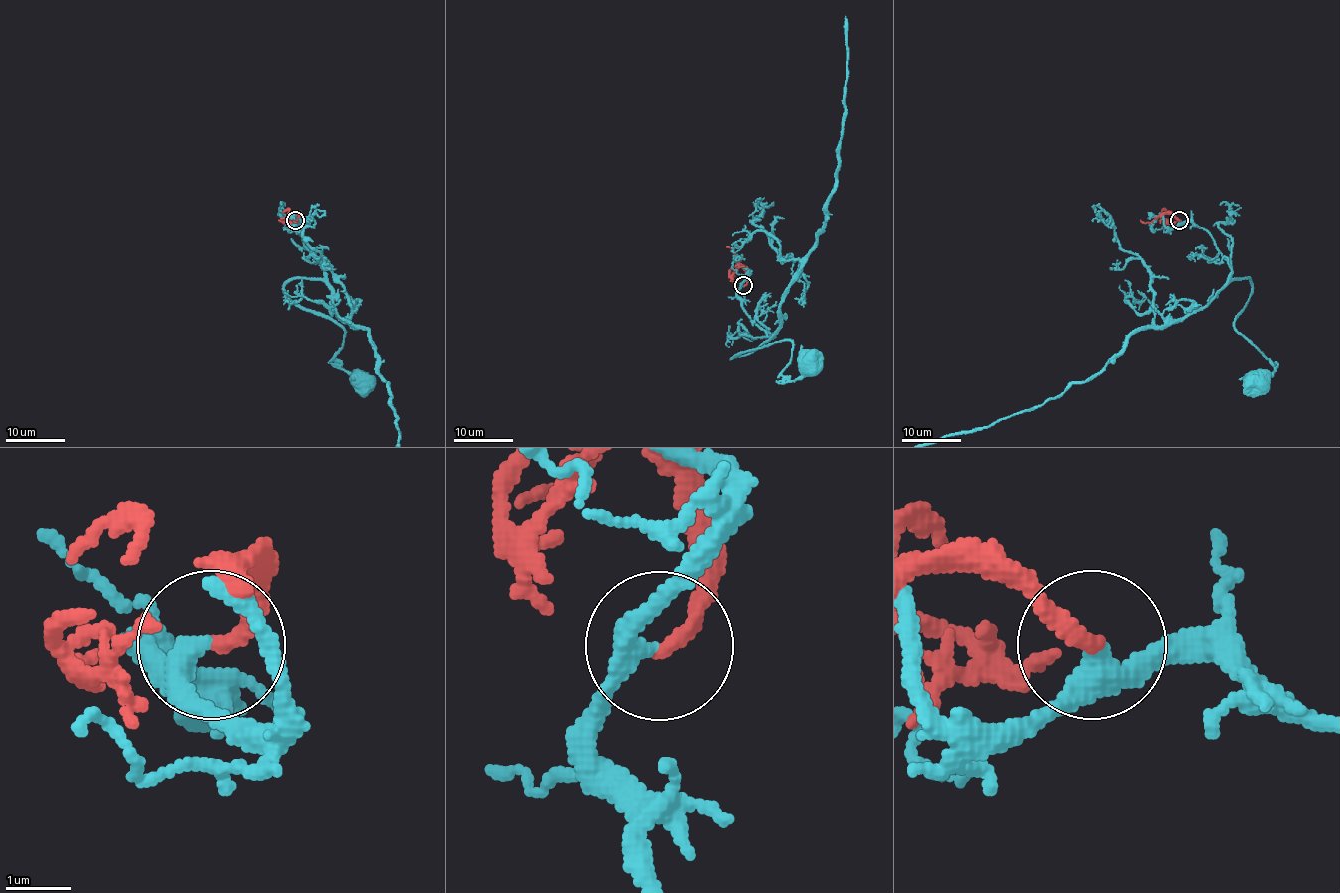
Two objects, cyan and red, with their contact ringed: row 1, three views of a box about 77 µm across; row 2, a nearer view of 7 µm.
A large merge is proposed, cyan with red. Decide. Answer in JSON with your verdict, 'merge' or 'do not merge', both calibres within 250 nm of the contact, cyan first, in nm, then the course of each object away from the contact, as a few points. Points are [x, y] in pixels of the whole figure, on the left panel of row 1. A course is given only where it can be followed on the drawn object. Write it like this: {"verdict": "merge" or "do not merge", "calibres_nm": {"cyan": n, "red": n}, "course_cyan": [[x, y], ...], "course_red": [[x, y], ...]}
{"verdict": "do not merge", "calibres_nm": {"cyan": 320, "red": 240}, "course_cyan": [[295, 220], [290, 222], [324, 276], [291, 279], [284, 291], [344, 331], [334, 356], [362, 383]], "course_red": [[295, 220], [298, 214], [287, 222], [278, 220]]}

